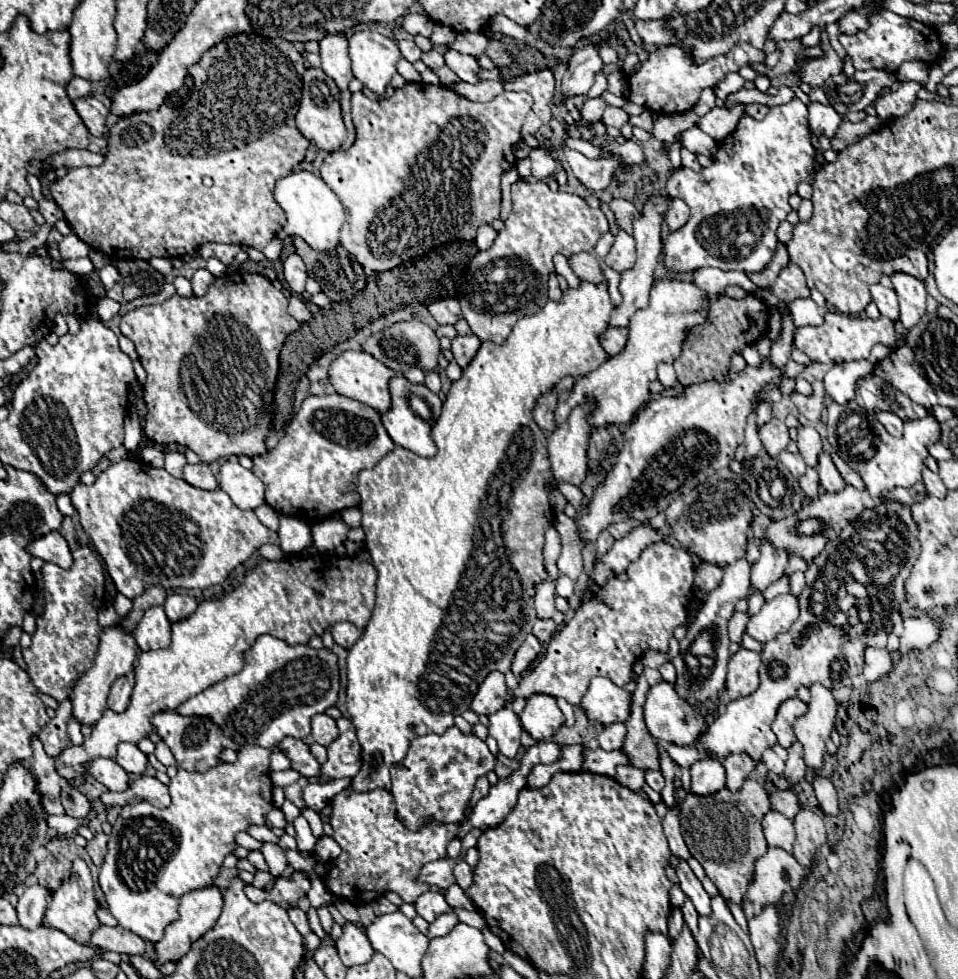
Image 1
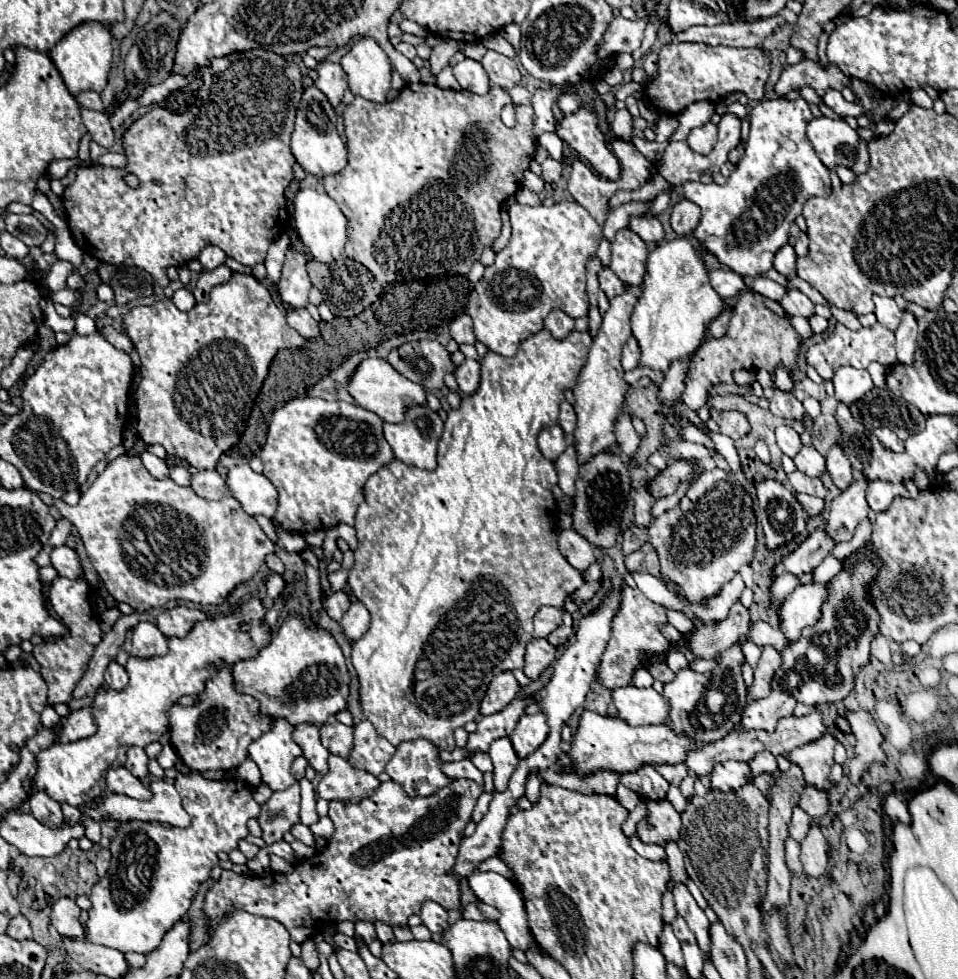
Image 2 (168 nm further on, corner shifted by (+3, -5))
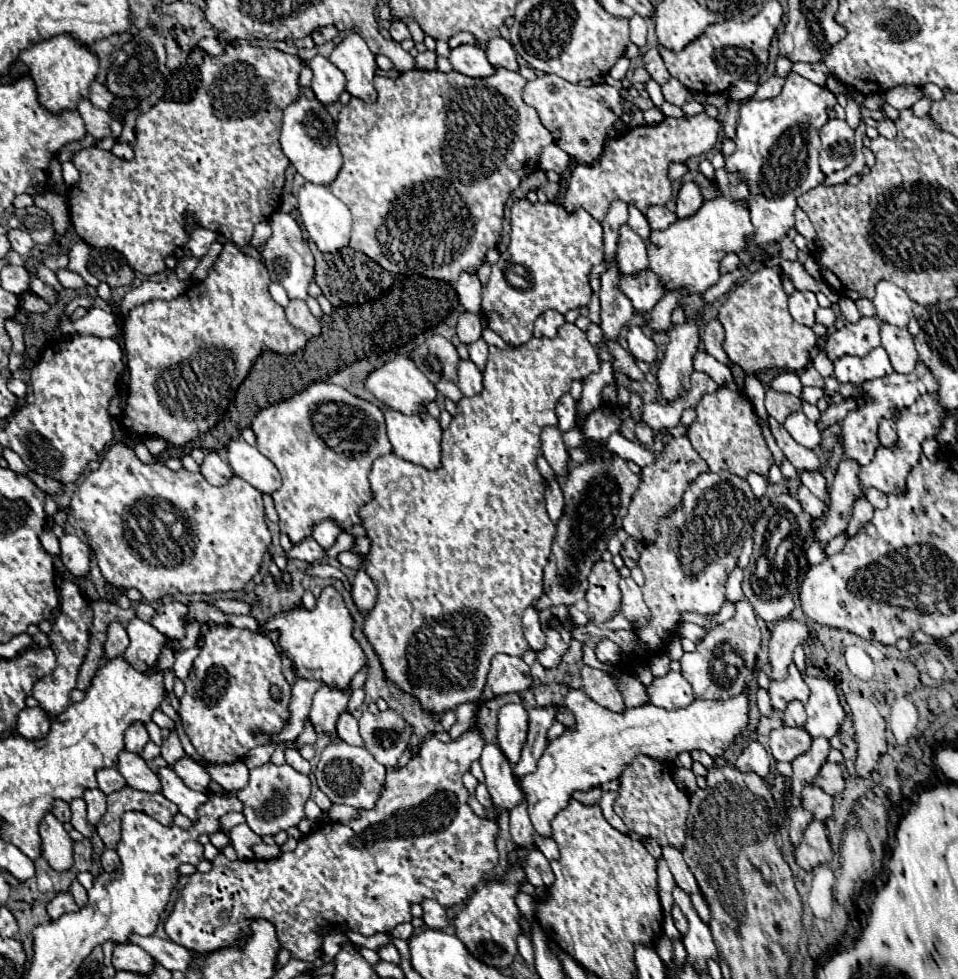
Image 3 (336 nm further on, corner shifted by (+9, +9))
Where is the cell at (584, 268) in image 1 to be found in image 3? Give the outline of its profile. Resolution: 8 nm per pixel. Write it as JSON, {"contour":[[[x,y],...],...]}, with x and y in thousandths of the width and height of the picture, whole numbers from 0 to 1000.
{"contour":[[[671,277],[663,283],[650,281],[646,293],[667,320],[677,320],[688,303],[692,303],[692,291],[688,291],[688,283],[684,283],[684,279],[680,277]]]}

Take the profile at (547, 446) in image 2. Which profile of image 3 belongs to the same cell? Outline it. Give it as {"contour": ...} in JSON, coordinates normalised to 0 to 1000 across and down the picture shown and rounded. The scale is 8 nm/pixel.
{"contour":[[[569,436],[565,442],[567,450],[567,465],[575,475],[581,489],[594,485],[594,463],[586,448],[586,440],[581,436]]]}

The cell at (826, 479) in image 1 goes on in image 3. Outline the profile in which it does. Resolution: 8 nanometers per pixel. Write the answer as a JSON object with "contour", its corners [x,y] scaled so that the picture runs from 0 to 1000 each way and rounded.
{"contour":[[[957,369],[957,375],[949,383],[932,381],[928,385],[903,389],[899,393],[899,408],[901,408],[901,412],[895,418],[886,420],[884,426],[880,428],[880,434],[878,434],[882,467],[884,469],[892,469],[897,475],[907,475],[911,465],[913,465],[913,459],[918,459],[918,455],[920,455],[918,446],[915,446],[918,430],[920,428],[936,428],[943,418],[953,414],[963,401],[976,399],[978,395],[980,393],[978,393],[972,377],[968,377],[968,373],[963,373],[961,369]]]}

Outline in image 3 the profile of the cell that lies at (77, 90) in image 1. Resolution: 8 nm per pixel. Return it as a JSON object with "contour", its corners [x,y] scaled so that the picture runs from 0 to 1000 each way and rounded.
{"contour":[[[97,85],[95,87],[95,99],[93,99],[93,103],[99,107],[99,109],[103,109],[103,111],[114,111],[116,109],[116,105],[118,105],[118,97],[114,95],[114,91],[110,89],[110,87],[105,87],[105,85]]]}

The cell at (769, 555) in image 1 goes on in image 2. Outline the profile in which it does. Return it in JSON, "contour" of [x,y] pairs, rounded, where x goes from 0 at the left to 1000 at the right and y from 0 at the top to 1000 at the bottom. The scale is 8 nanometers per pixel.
{"contour":[[[851,542],[830,563],[815,569],[807,577],[807,589],[813,589],[817,585],[828,585],[828,587],[844,585],[865,567],[867,561],[870,561],[870,555],[861,549],[861,544]]]}

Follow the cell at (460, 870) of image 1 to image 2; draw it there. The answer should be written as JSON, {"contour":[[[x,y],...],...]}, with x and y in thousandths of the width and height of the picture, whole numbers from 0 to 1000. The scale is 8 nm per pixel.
{"contour":[[[496,890],[494,894],[487,896],[487,904],[500,920],[515,924],[523,933],[519,943],[527,957],[531,959],[533,967],[550,971],[558,965],[550,947],[546,916],[531,898],[513,890],[510,892]]]}

